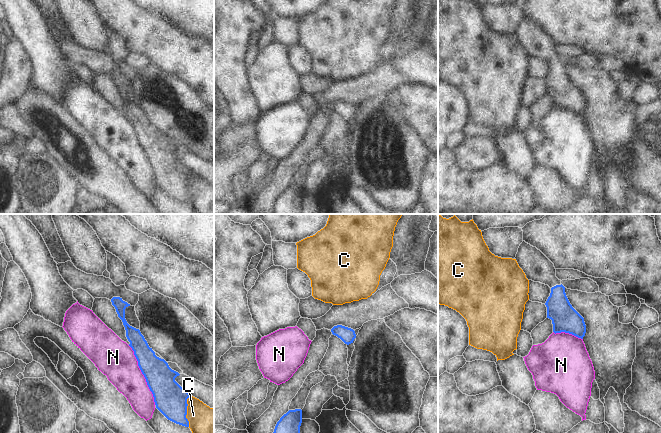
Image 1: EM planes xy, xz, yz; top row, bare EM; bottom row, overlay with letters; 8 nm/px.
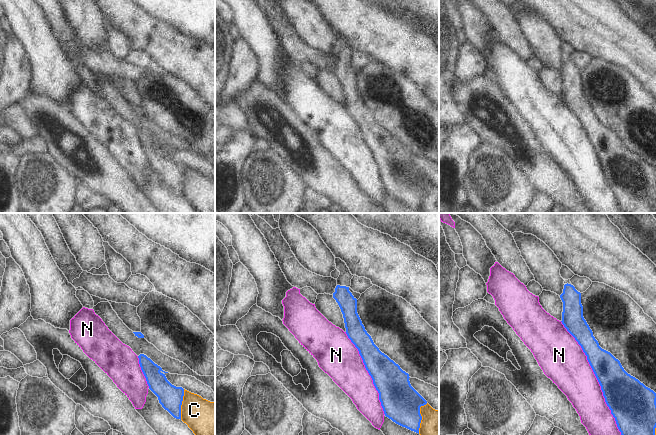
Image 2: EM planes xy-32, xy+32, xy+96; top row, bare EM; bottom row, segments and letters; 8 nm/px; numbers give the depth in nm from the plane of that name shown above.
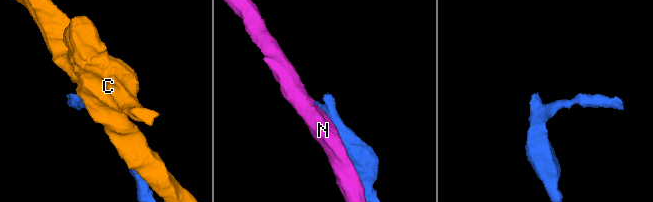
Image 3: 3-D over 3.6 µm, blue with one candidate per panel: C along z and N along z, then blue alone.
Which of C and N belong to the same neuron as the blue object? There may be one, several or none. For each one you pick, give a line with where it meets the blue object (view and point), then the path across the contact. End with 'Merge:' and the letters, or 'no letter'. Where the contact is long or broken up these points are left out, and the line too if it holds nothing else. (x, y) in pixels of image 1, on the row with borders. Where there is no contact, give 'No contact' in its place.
Merge: no letter

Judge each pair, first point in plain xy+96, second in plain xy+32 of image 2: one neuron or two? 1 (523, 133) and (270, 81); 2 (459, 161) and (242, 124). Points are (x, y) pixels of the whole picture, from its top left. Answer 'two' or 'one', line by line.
1: two
2: two

